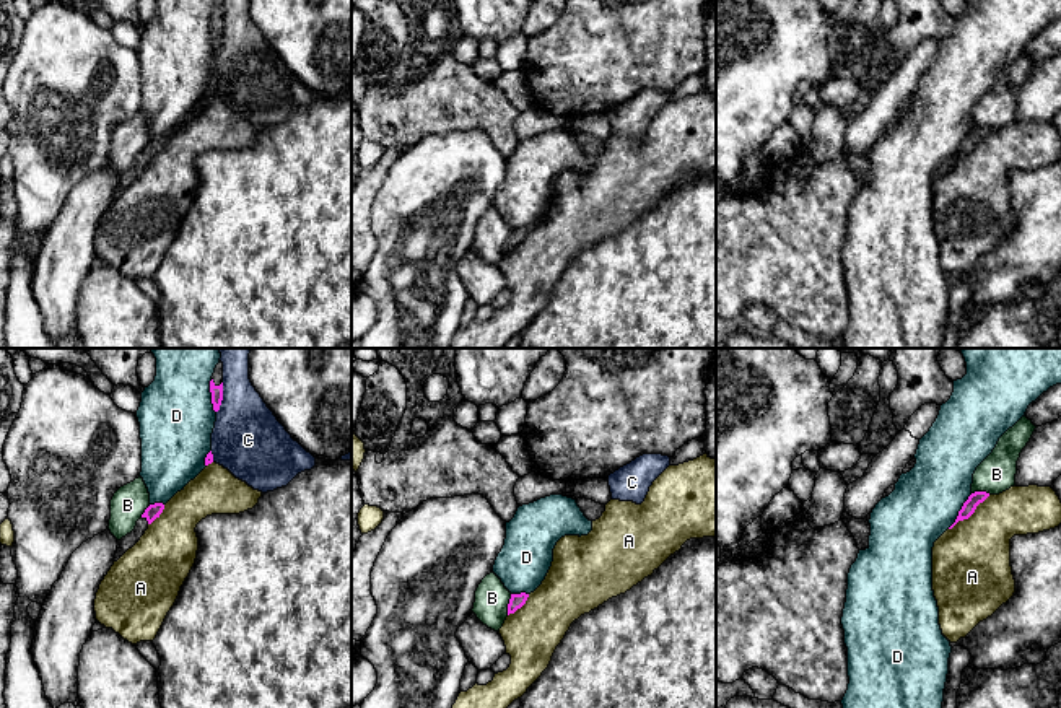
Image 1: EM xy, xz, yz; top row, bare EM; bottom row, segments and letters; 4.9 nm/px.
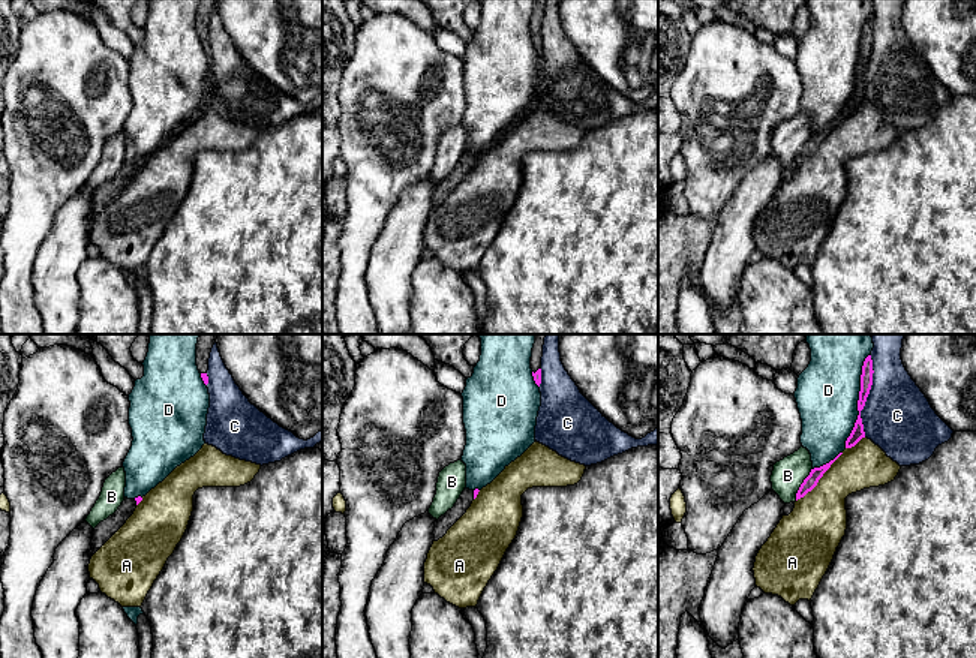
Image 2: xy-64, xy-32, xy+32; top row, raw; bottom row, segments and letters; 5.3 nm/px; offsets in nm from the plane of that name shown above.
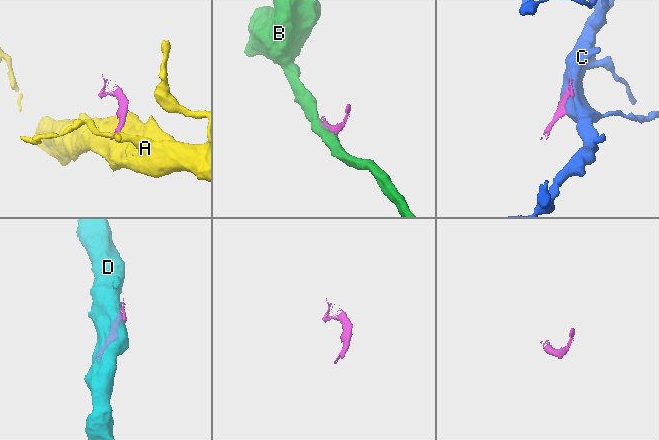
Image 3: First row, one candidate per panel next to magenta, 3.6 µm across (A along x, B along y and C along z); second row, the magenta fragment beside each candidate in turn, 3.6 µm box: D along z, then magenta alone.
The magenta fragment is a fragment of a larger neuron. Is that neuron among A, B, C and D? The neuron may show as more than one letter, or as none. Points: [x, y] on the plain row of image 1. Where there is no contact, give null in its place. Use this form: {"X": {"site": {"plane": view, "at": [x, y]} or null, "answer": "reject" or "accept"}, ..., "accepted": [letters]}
{"A": {"site": {"plane": "yz", "at": [970, 150]}, "answer": "reject"}, "B": {"site": {"plane": "xz", "at": [508, 240]}, "answer": "reject"}, "C": {"site": {"plane": "xy", "at": [222, 33]}, "answer": "reject"}, "D": {"site": {"plane": "yz", "at": [959, 147]}, "answer": "reject"}, "accepted": []}

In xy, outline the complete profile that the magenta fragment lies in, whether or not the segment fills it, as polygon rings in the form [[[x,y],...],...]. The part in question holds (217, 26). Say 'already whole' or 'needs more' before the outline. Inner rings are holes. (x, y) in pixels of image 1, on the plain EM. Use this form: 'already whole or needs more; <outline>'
needs more; [[[216,0],[210,16],[213,46],[218,47],[223,36],[223,0]]]

